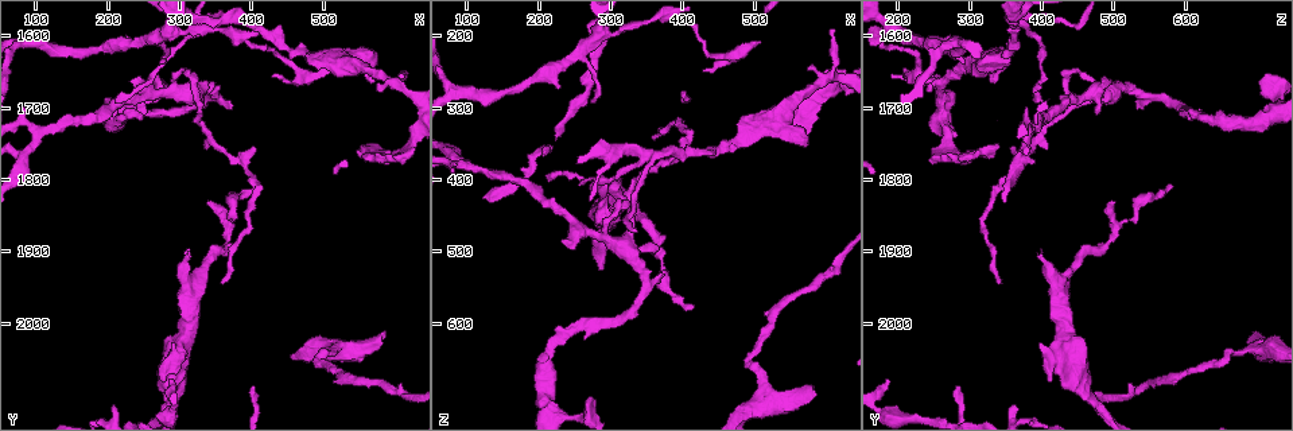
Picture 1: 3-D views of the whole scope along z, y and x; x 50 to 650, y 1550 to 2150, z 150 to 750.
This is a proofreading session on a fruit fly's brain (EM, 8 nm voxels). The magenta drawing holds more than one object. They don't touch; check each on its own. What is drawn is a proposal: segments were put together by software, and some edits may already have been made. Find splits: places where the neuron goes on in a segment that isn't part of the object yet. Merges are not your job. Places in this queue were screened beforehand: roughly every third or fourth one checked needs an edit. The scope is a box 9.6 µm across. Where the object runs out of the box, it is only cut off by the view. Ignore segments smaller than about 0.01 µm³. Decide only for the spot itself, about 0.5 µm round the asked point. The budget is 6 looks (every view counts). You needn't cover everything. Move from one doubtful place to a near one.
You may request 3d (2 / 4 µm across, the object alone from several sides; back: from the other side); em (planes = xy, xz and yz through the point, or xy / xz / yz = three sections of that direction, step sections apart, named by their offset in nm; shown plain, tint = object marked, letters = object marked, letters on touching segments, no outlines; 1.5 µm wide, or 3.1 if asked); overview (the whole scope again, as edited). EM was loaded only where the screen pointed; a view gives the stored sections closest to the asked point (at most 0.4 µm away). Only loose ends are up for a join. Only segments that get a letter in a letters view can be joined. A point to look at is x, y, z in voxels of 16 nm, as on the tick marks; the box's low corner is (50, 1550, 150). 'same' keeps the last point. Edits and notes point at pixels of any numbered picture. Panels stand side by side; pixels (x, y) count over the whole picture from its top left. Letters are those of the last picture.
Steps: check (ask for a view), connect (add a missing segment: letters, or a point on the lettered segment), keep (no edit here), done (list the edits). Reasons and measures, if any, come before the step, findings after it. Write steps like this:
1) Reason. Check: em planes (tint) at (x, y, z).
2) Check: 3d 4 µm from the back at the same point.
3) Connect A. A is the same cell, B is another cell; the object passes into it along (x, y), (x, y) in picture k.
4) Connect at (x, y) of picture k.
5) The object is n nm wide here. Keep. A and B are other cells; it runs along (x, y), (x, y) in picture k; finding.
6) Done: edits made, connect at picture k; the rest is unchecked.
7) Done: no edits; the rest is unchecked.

Check: 3d 4 µm at (605, 1655, 190).

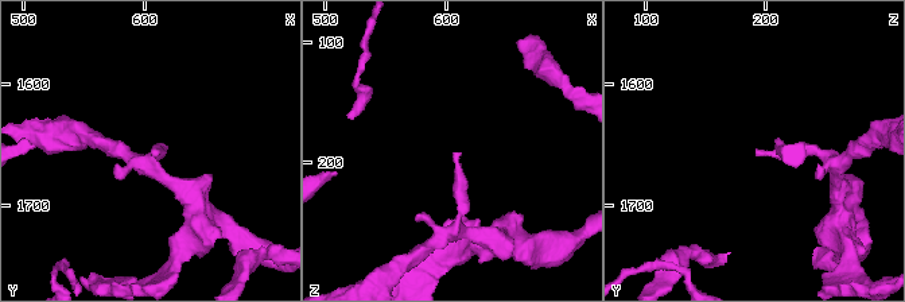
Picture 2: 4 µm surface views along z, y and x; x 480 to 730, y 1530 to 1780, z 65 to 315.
Check: em yz step 8 (letters) at (606, 1654, 190).

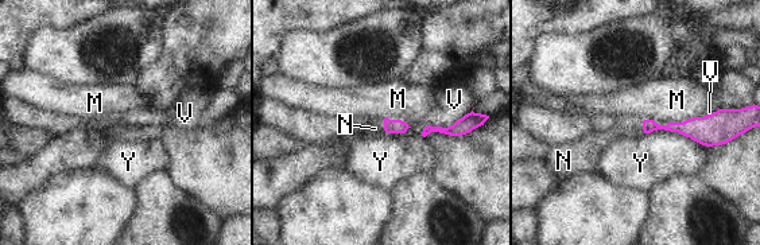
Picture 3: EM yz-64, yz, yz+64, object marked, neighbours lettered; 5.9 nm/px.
Cut it another way. Check: em planes (letters) at the same point.

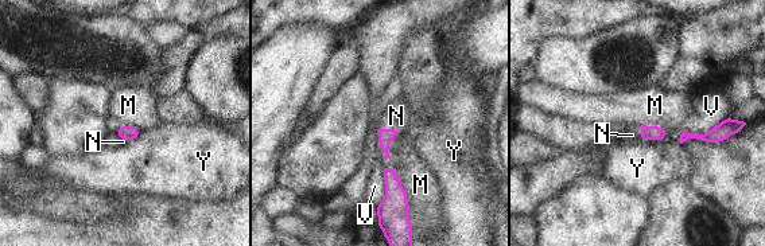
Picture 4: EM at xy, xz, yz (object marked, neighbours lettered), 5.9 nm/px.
Connect at (396, 116) of picture 4. N is the same cell, M, V and Y are other cells; the object passes into it along (385, 136), (391, 141), (396, 116) in picture 4; it goes on there.

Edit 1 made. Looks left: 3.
An open end. Check: em yz step 4 (letters) at (310, 1900, 400).

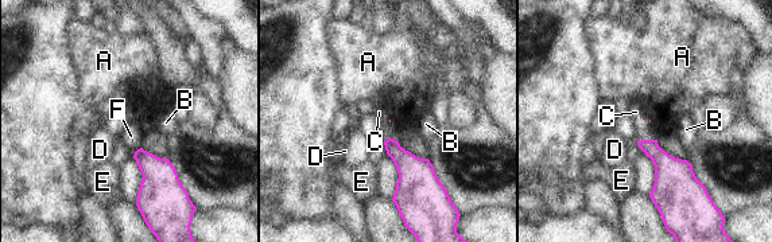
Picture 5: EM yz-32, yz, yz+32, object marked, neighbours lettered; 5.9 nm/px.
Connect at (636, 112) of picture 5. C is the same cell, A, B, D, E and F are other cells; the object passes into it along (670, 174), (646, 140), (636, 112) in picture 5; it goes on there.

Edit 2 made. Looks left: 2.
An open end. Check: em planes (letters) at (340, 1835, 500).

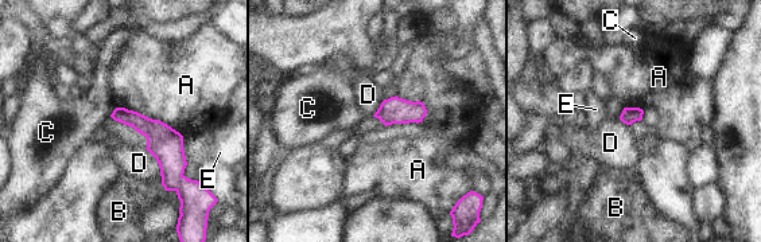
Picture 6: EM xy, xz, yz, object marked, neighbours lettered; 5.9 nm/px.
The longest contact is with A, 440 nm. Keep. A, B, C, D and E are other cells; it runs along (119, 110), (169, 151), (170, 183) in picture 6; none of them fits.

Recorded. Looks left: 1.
Done: edits made, connect at picture 4, connect at picture 5; the rest is unchecked.

